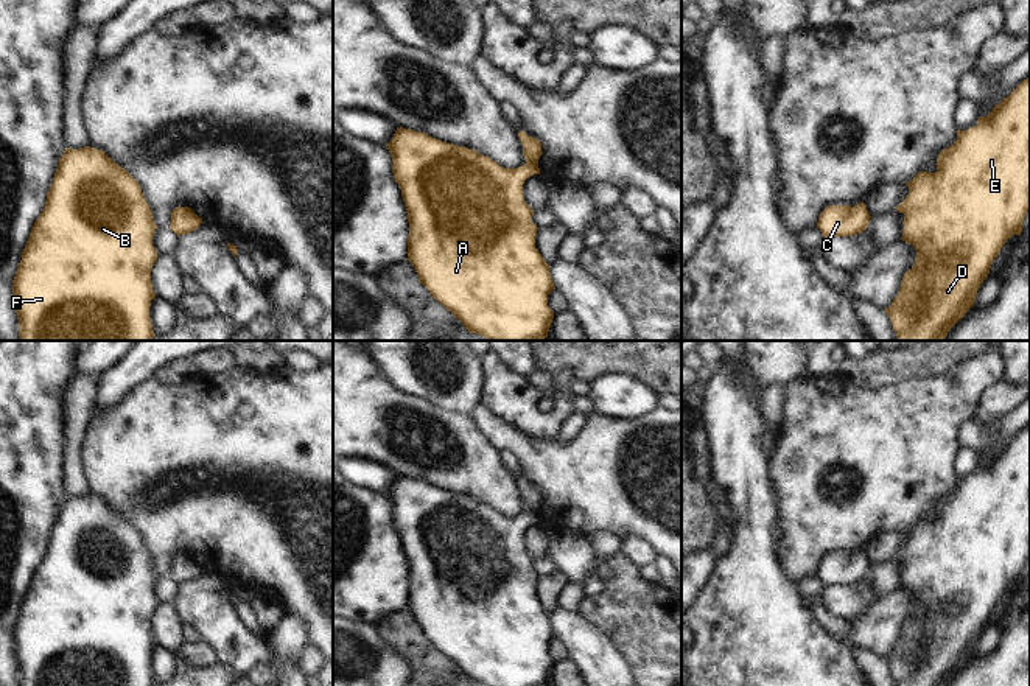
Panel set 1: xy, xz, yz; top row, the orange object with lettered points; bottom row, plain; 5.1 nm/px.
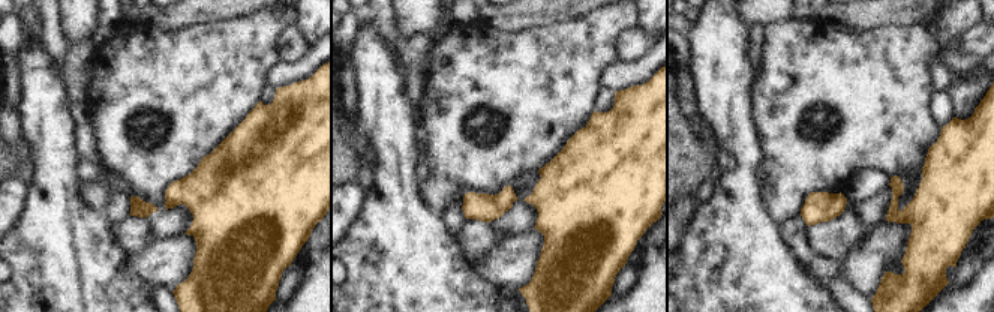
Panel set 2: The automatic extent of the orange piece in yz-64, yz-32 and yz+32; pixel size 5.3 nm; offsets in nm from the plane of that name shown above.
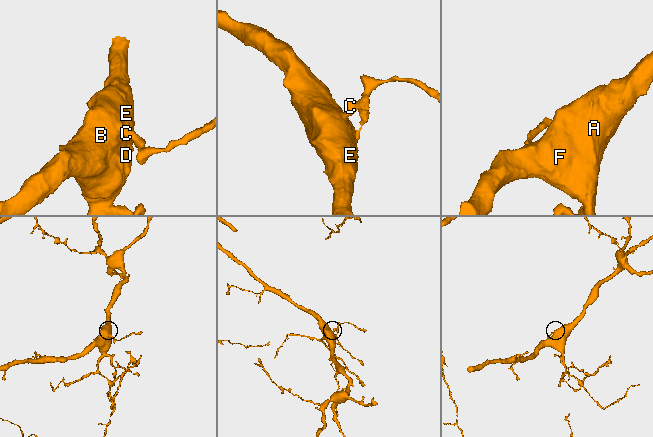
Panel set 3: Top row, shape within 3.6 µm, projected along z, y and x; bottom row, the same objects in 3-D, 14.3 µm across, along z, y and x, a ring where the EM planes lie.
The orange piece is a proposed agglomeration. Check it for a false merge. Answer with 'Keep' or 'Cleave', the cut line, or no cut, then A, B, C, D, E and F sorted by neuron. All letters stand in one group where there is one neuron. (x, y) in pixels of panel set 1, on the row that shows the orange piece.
Keep. No split. Groups: A B C D E F.

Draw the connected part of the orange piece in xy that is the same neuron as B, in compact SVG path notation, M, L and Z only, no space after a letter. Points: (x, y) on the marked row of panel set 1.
M65 148L12 280L19 341L152 341L149 306L156 297L151 282L151 268L159 257L152 246L156 229L138 182L124 168L101 149Z

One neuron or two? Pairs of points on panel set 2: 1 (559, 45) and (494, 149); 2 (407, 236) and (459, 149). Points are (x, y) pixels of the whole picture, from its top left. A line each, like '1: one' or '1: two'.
1: one
2: two

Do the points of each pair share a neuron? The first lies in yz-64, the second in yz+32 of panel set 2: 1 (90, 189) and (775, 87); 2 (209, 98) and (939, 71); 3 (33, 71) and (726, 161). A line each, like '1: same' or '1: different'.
1: same
2: different
3: different

